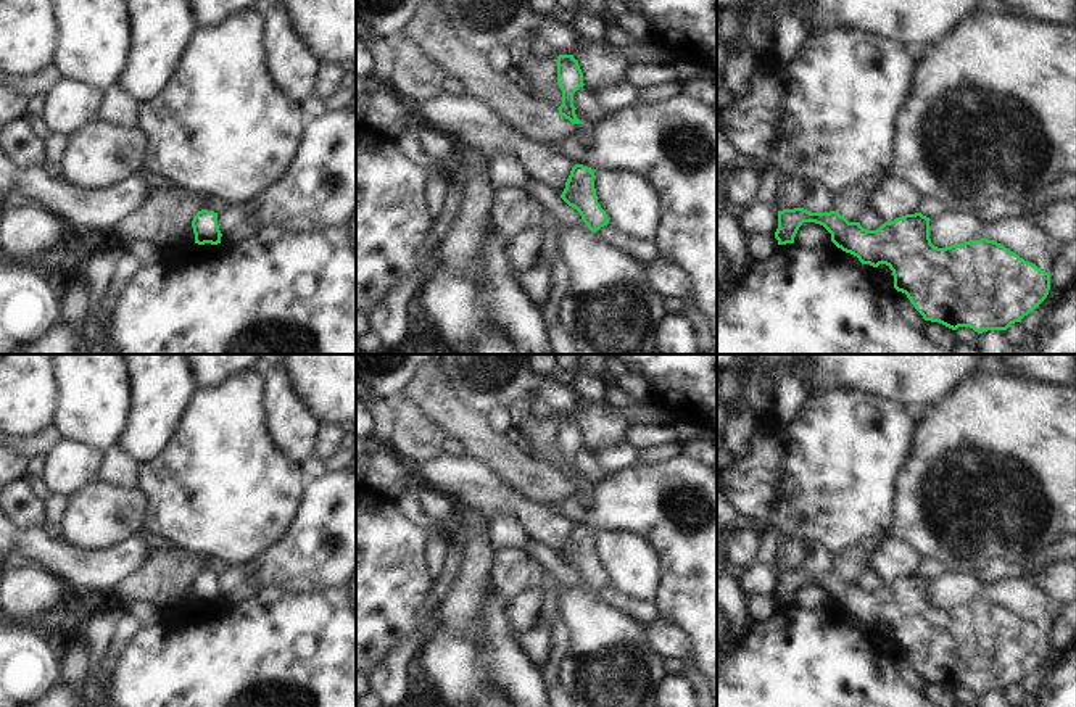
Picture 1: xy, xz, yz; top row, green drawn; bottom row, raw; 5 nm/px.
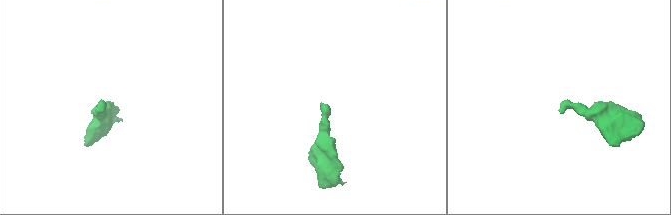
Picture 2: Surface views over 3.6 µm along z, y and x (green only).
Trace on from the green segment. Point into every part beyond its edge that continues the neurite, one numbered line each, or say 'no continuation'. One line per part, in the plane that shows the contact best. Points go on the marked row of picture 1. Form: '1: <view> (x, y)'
no continuation

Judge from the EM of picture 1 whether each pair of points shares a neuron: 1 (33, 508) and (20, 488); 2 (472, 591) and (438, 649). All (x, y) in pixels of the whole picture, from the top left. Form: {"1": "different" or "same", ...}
{"1": "same", "2": "different"}

